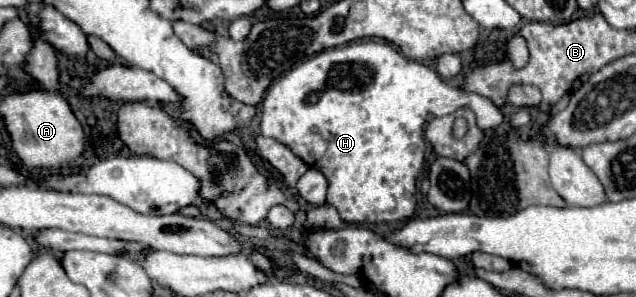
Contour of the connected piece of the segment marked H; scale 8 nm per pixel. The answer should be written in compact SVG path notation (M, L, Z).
M355 41L355 43L349 43L349 45L343 45L343 47L333 47L333 49L325 49L313 57L309 57L305 63L301 63L299 67L295 67L293 71L289 71L285 77L281 77L275 85L271 85L263 97L263 105L261 105L261 135L265 137L271 137L271 139L277 139L279 143L283 143L285 147L289 147L297 157L301 157L307 165L315 165L315 169L319 169L327 183L329 183L329 189L327 189L327 203L337 207L341 219L345 223L383 223L383 221L405 221L405 219L411 219L411 215L415 213L415 205L417 205L417 175L421 173L423 169L423 161L425 161L425 139L423 139L423 125L425 125L425 119L427 115L449 115L449 113L455 113L457 109L461 107L471 107L471 111L475 113L477 117L477 125L481 129L495 129L497 125L501 125L503 121L503 115L499 113L499 109L493 105L491 99L483 97L483 95L477 95L477 93L471 93L471 91L465 91L465 89L457 89L457 87L451 87L447 85L433 69L429 69L427 65L419 63L419 61L413 61L413 59L407 59L405 55L401 55L393 45L389 43L383 43L383 41Z

